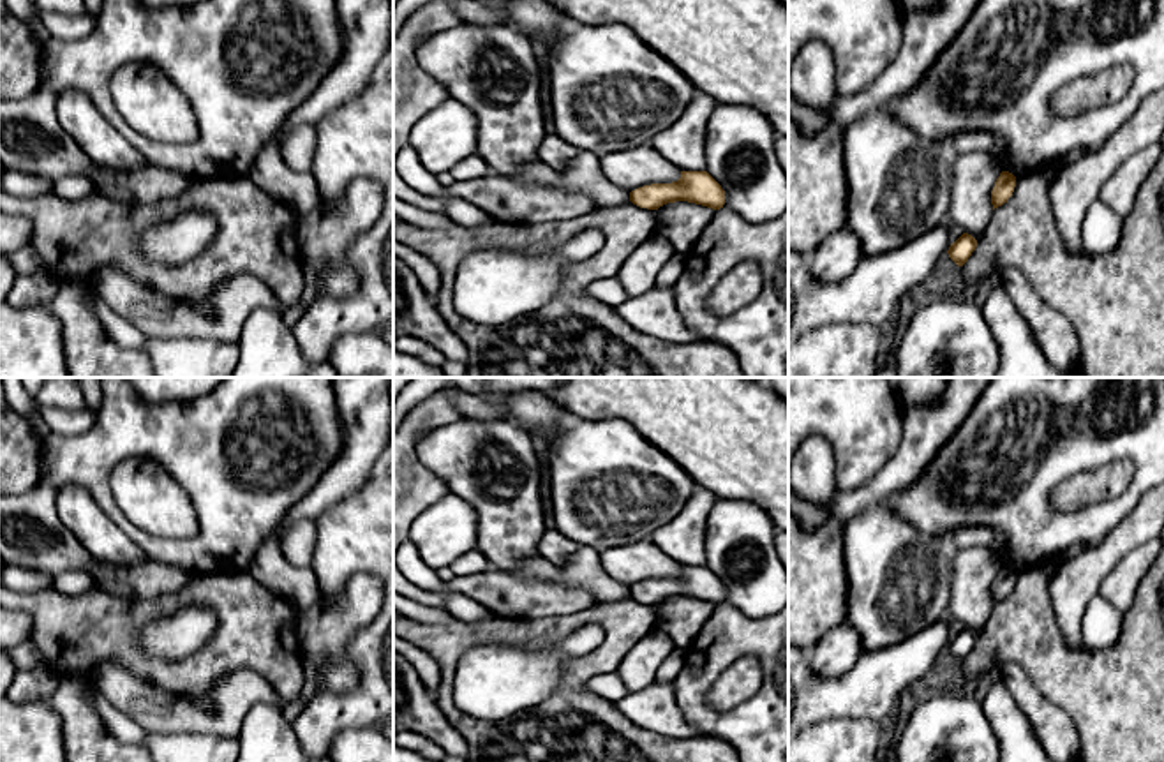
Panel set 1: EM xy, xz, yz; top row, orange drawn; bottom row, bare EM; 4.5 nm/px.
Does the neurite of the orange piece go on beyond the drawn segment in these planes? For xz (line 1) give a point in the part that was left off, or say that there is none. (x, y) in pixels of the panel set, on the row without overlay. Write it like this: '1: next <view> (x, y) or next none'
1: next none

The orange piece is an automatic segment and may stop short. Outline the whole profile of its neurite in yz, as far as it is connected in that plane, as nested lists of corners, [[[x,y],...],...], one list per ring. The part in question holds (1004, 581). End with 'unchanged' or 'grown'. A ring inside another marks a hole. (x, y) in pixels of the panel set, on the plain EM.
[[[1002,566],[991,586],[993,605],[1007,598],[1016,582],[1016,572],[1009,566]]]; unchanged

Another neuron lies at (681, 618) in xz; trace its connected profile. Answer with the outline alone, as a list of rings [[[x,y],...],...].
[[[667,598],[656,605],[658,630],[672,639],[675,649],[688,651],[713,612],[714,605],[702,600]]]

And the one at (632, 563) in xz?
[[[649,538],[608,547],[598,556],[601,570],[626,587],[651,579],[672,579],[681,573],[681,564]]]

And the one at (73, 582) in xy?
[[[69,570],[56,575],[51,587],[62,594],[78,596],[93,587],[93,577],[83,570]]]

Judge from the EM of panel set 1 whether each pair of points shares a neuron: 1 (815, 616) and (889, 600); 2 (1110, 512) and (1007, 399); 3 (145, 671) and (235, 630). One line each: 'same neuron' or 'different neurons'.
1: different neurons
2: same neuron
3: same neuron

